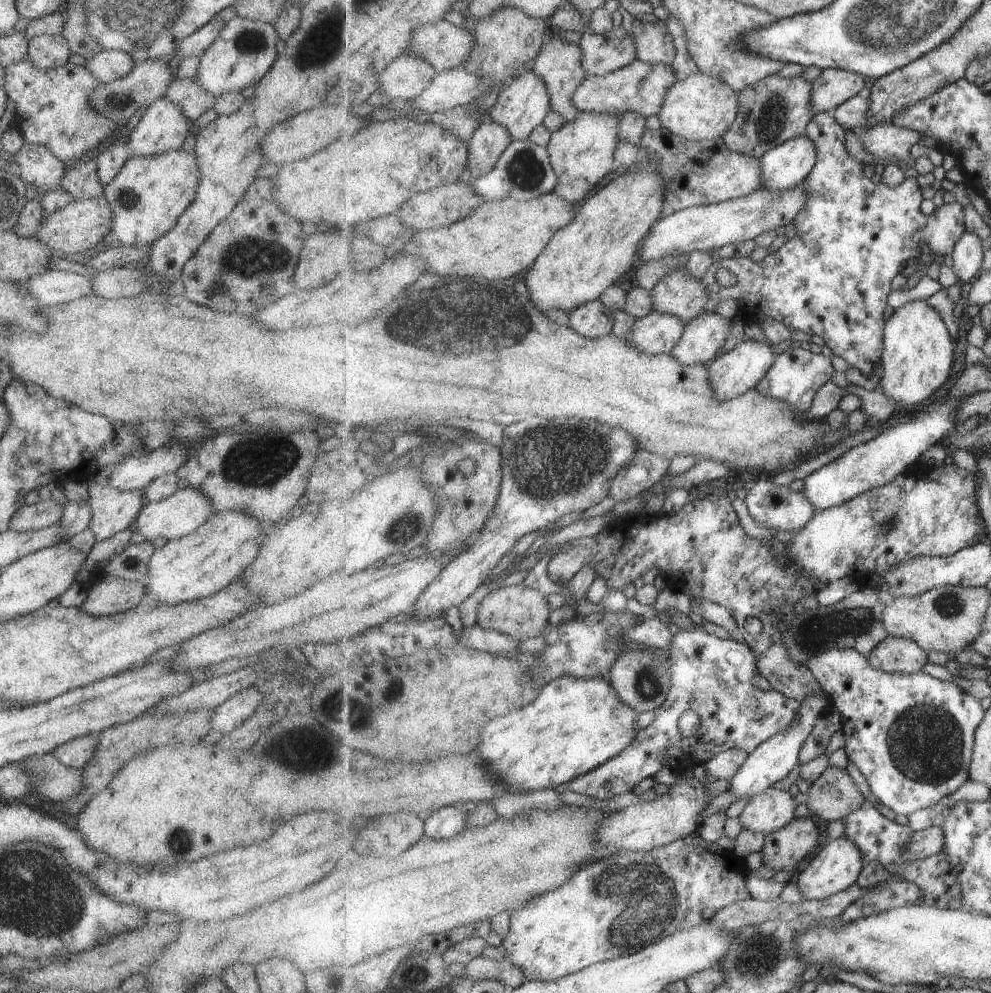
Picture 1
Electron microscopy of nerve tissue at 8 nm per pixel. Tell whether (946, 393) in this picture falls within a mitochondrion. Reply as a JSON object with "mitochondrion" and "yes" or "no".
{"mitochondrion":"no"}

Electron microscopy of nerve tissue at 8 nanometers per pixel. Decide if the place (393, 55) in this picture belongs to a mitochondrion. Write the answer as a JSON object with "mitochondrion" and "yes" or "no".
{"mitochondrion":"no"}

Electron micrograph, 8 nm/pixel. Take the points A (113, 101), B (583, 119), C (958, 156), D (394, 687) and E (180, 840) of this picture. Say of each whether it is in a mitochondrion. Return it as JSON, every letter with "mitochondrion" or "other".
{"A":"mitochondrion","B":"other","C":"other","D":"mitochondrion","E":"mitochondrion"}

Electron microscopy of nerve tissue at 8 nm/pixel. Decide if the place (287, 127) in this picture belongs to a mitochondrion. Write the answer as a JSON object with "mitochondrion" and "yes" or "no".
{"mitochondrion":"no"}

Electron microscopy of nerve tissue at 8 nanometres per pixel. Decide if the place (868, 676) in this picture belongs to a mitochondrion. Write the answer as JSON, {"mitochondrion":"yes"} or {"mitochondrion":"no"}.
{"mitochondrion":"no"}

